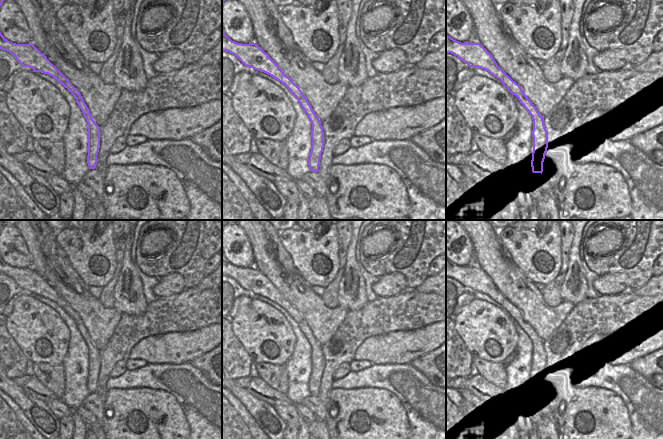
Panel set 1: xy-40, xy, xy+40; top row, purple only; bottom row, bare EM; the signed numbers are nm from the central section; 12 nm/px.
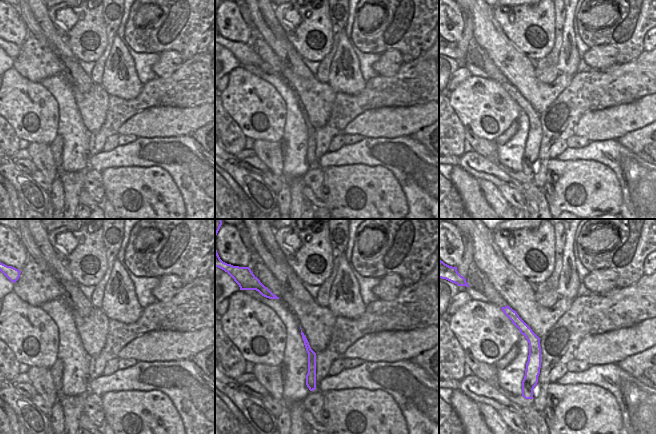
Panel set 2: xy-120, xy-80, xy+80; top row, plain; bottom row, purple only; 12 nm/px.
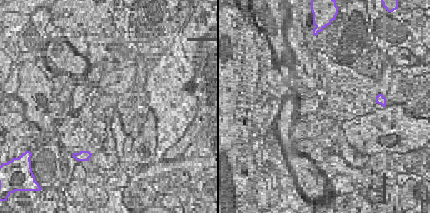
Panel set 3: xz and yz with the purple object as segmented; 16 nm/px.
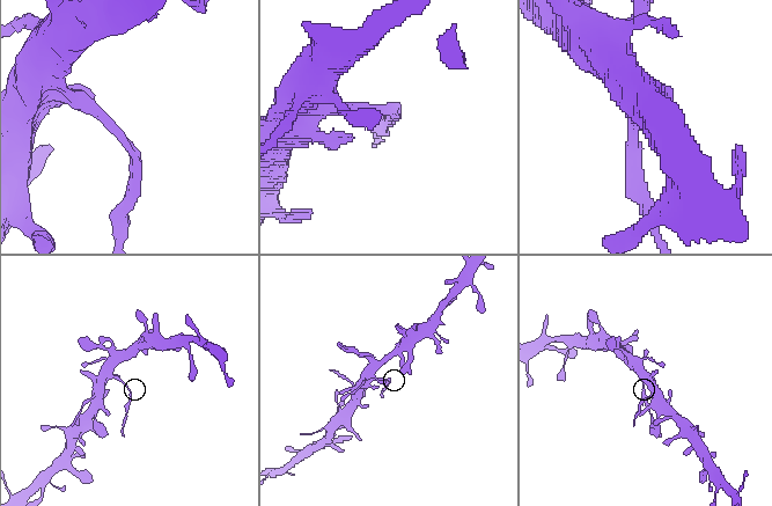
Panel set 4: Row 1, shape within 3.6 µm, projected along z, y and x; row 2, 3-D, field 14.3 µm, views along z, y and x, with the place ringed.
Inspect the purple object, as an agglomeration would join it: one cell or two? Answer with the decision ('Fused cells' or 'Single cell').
Fused cells.

